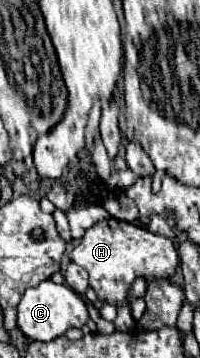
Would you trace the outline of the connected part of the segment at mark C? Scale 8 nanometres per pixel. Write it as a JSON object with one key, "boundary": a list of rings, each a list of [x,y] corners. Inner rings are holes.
{"boundary":[[[51,279],[43,281],[37,287],[27,289],[17,307],[17,327],[33,341],[53,341],[71,327],[81,329],[87,321],[89,321],[89,311],[85,299],[71,287],[57,285]]]}

